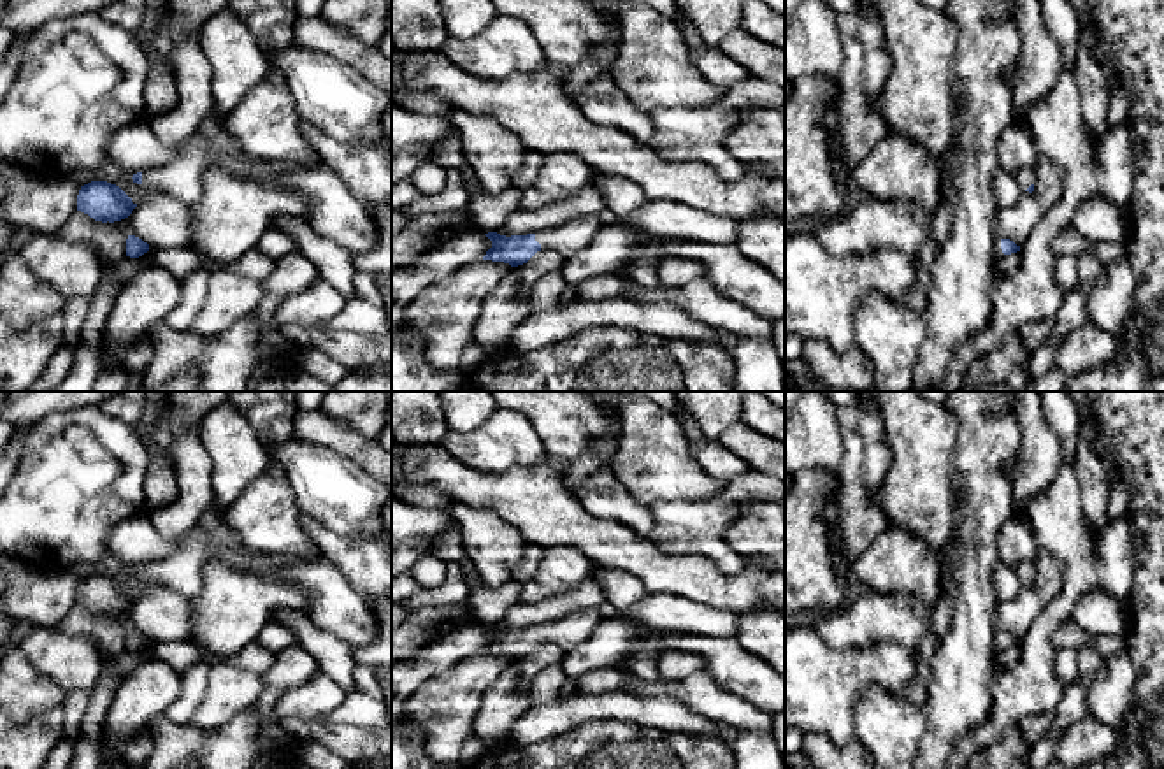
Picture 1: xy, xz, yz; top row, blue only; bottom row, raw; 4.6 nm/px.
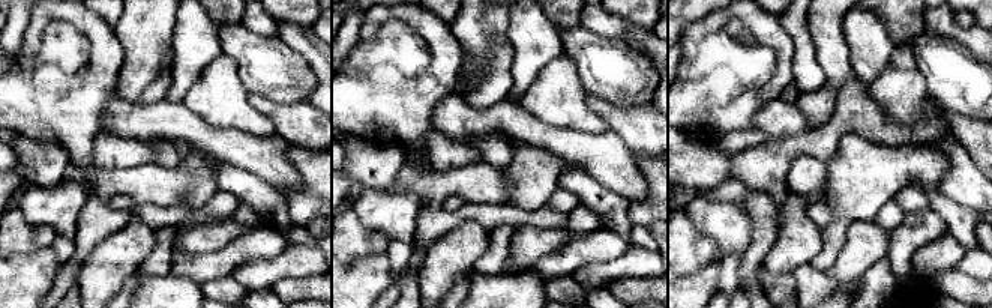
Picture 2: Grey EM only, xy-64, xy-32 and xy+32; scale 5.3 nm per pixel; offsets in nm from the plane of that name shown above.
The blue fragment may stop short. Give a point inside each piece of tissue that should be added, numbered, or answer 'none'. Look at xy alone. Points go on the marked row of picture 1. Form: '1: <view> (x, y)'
1: xy (181, 178)

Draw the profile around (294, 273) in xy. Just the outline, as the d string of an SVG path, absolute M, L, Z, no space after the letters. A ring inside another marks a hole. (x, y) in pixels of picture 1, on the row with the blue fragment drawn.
M291 251L277 258L272 274L262 283L263 298L256 307L256 313L265 320L265 332L279 330L272 323L272 316L288 295L302 291L320 279L320 270L302 253Z

